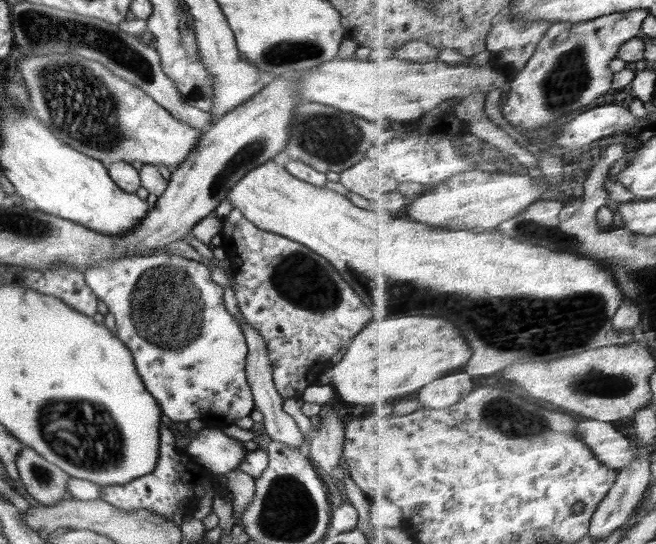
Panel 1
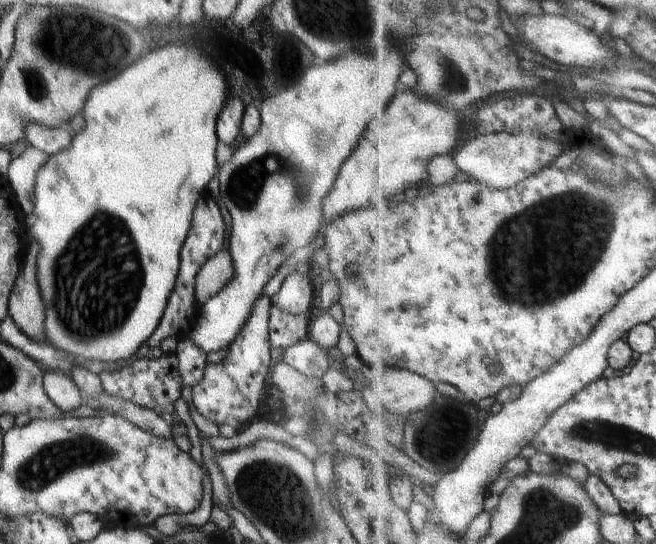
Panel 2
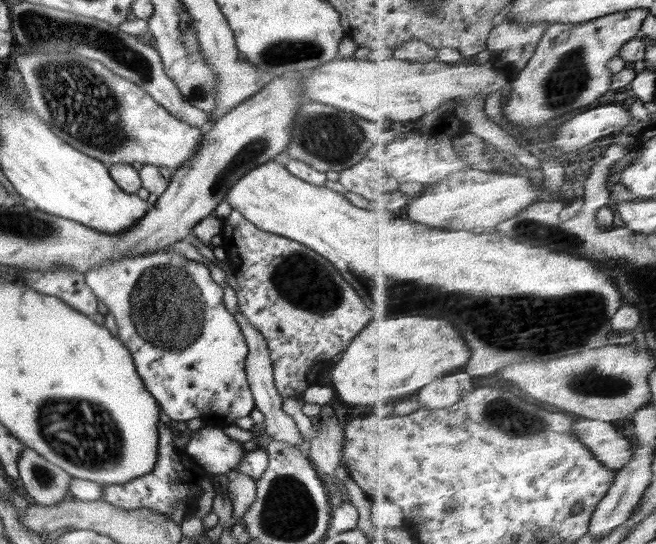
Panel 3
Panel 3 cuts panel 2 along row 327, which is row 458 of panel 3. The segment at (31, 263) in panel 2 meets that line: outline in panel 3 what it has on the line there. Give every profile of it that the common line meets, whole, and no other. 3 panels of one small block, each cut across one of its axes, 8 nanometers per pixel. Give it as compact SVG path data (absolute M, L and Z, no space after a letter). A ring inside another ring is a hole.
M24 447L16 464L26 492L38 505L53 507L70 497L69 481L73 478L32 448Z

